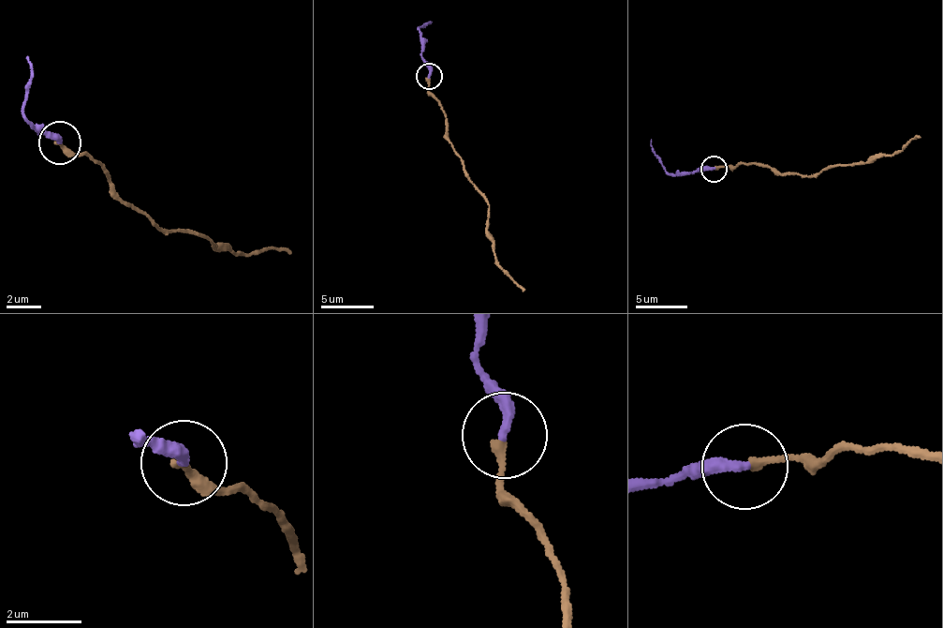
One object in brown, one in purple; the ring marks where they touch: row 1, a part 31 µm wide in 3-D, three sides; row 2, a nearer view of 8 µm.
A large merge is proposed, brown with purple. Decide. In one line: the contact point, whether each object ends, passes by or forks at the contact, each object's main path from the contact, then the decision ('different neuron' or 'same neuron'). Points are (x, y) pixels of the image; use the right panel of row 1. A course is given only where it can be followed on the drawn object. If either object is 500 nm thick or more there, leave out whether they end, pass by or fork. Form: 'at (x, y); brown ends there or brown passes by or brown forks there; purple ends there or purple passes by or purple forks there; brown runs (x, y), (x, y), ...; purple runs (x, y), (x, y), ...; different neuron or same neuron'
at (714, 169); brown ends there; purple ends there; brown runs (715, 168), (744, 162), (768, 164), (782, 174), (810, 176), (840, 164), (898, 155), (912, 138), (920, 138); purple runs (713, 168), (700, 169), (694, 173), (671, 175), (664, 169), (650, 138); same neuron

